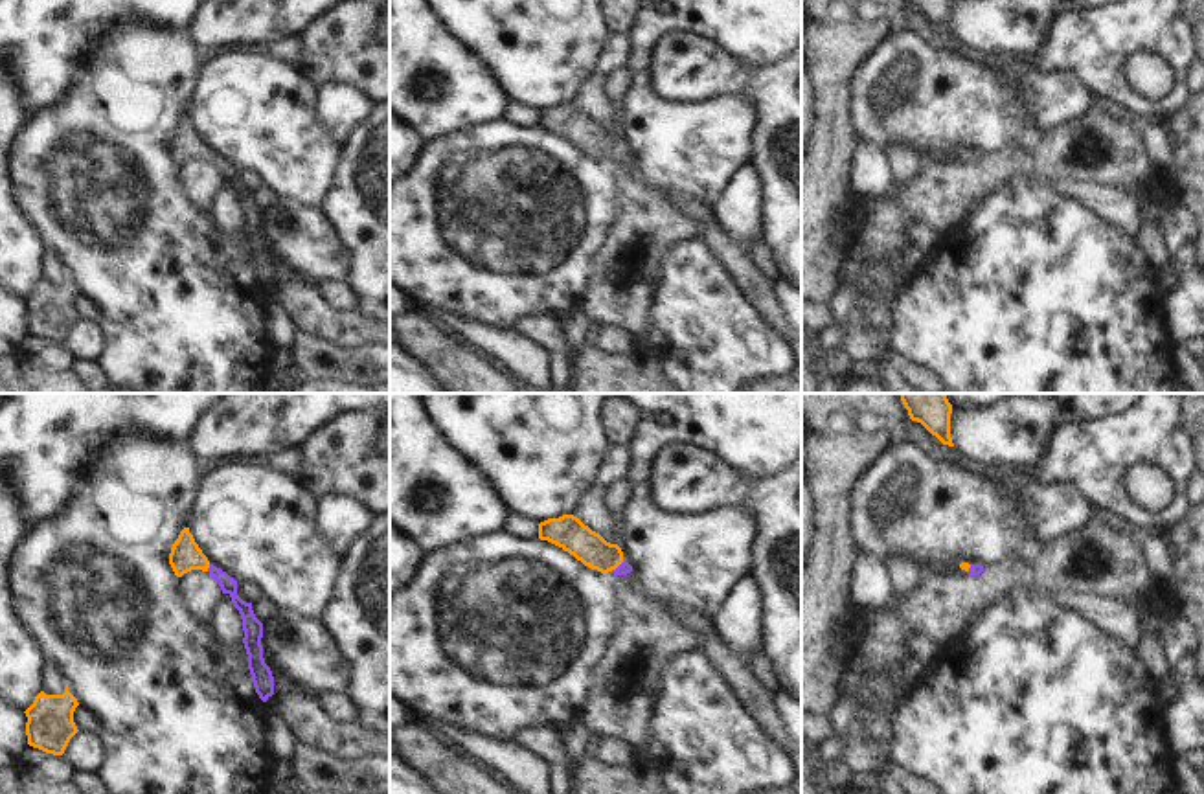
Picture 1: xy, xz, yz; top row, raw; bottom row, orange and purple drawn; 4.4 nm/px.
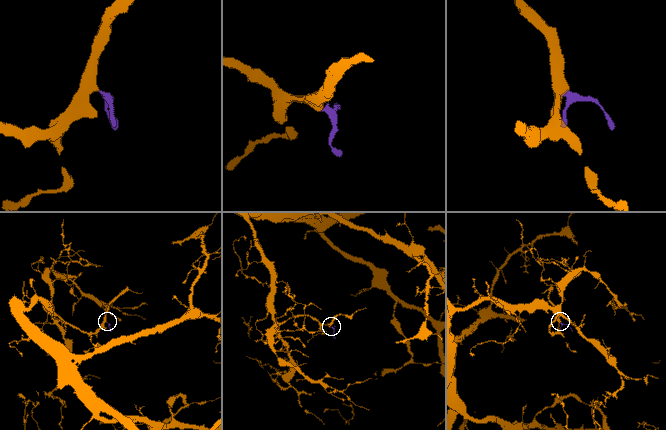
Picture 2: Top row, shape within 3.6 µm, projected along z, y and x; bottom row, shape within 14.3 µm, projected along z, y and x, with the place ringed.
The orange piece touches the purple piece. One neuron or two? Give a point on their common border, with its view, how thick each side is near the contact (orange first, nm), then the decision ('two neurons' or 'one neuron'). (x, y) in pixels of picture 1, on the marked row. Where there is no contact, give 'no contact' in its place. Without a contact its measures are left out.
meets orange in xy at (208, 567); 140 nm thick on the orange side, 80 nm on the other; one neuron

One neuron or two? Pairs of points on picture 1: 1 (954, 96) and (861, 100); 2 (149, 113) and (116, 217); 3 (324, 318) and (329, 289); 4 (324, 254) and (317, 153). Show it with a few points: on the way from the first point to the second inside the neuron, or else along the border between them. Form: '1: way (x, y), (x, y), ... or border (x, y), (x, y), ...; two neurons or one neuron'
1: way (931, 118), (883, 118); one neuron
2: way (124, 138), (116, 146), (116, 192); one neuron
3: border (315, 285), (329, 307), (355, 311); two neurons
4: border (285, 203), (318, 210); two neurons

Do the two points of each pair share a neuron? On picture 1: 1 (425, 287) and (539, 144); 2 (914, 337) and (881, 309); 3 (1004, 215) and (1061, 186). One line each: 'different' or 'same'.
1: same
2: different
3: different

